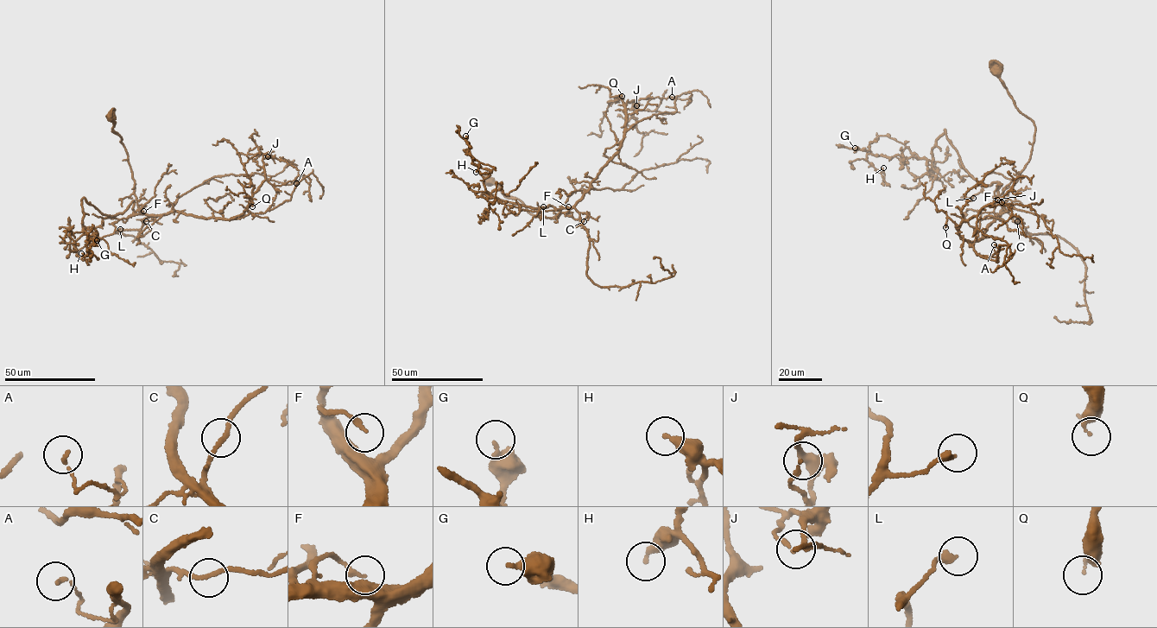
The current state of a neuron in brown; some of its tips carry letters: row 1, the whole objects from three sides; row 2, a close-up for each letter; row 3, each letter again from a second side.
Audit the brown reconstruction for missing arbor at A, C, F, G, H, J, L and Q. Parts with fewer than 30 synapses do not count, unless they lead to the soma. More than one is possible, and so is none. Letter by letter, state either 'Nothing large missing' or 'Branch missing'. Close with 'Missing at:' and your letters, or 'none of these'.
A: Nothing large missing
C: Nothing large missing
F: Nothing large missing
G: Nothing large missing
H: Nothing large missing
J: Nothing large missing
L: Nothing large missing
Q: Nothing large missing
Missing at: none of these

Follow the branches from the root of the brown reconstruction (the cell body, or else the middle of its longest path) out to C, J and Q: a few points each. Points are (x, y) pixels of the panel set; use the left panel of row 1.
C: (111, 117), (112, 130), (122, 139), (120, 141), (127, 154), (137, 207), (148, 215), (142, 219), (146, 221)
J: (111, 117), (137, 207), (148, 214), (237, 217), (264, 180), (262, 154), (268, 156)
Q: (111, 117), (144, 213), (176, 212), (225, 220), (243, 213), (249, 198), (252, 206)

